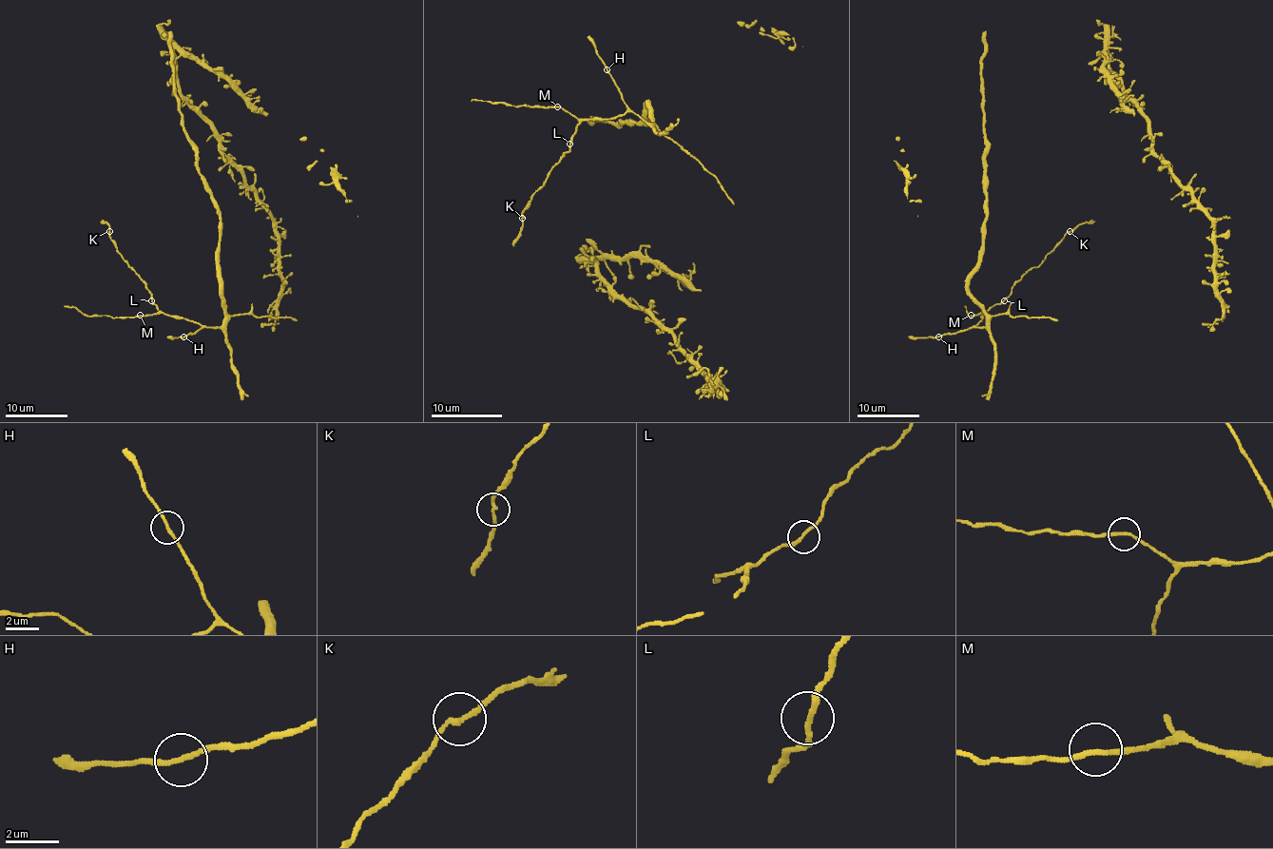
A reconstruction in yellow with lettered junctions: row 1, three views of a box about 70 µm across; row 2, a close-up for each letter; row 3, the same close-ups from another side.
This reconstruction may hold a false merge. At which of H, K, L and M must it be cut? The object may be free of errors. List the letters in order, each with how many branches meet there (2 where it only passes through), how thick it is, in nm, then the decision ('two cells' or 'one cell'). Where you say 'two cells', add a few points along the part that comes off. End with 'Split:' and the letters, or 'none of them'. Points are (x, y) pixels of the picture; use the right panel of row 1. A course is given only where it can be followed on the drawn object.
H: 2 branches meet; 180 nm thick; one cell
K: 2 branches meet; 190 nm thick; one cell
L: 2 branches meet; 190 nm thick; one cell
M: 2 branches meet; 190 nm thick; one cell
Split: none of them

